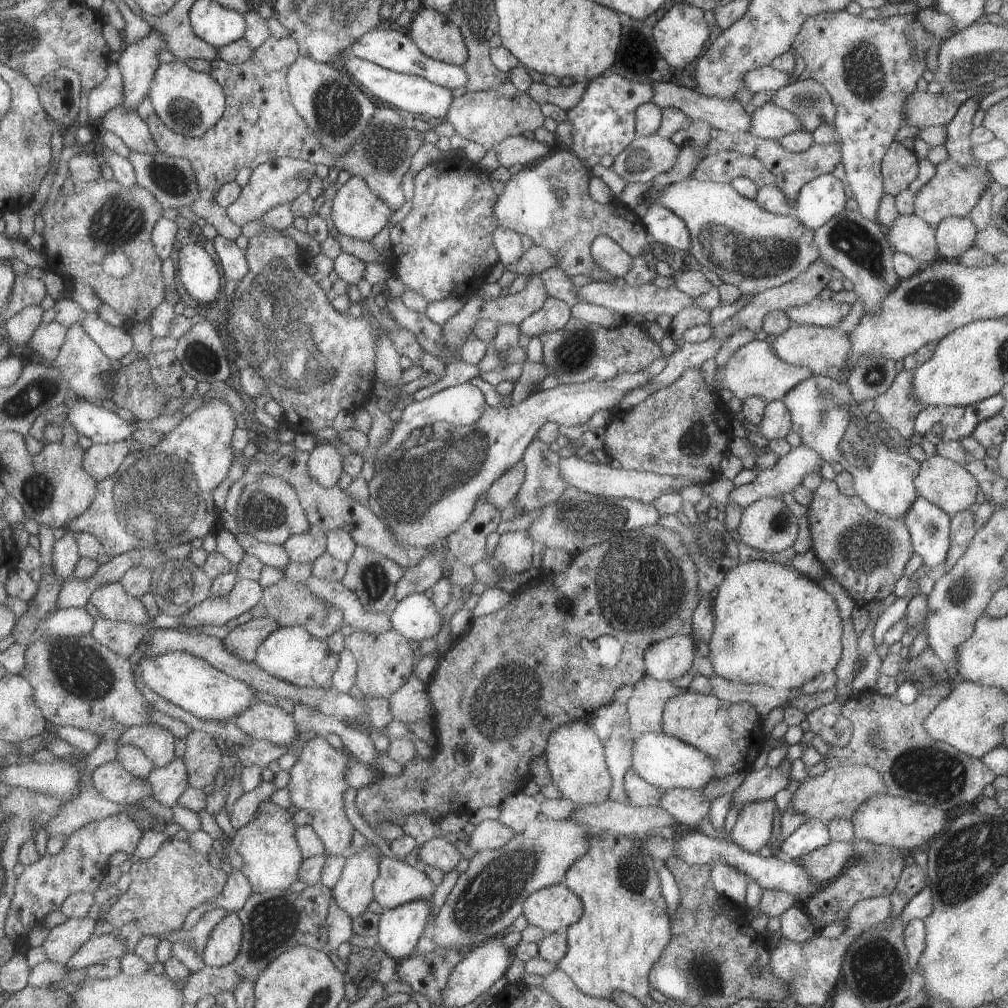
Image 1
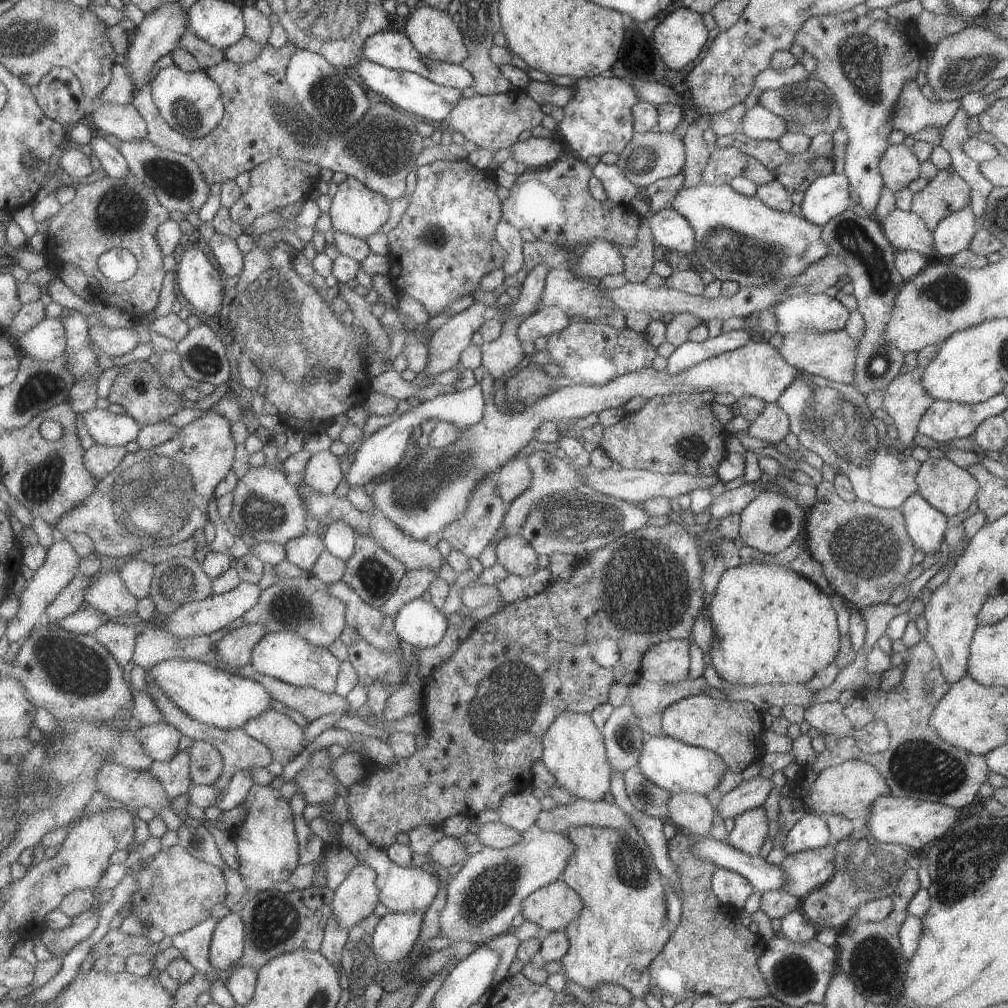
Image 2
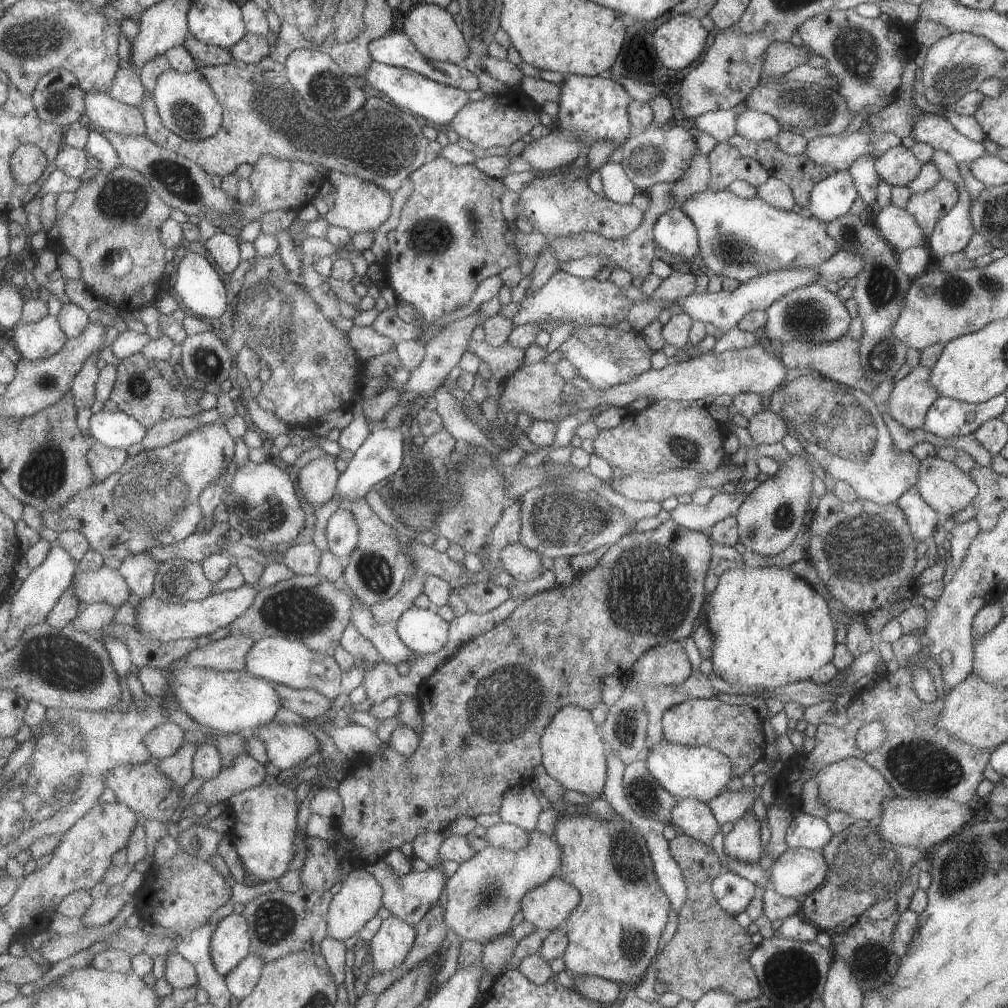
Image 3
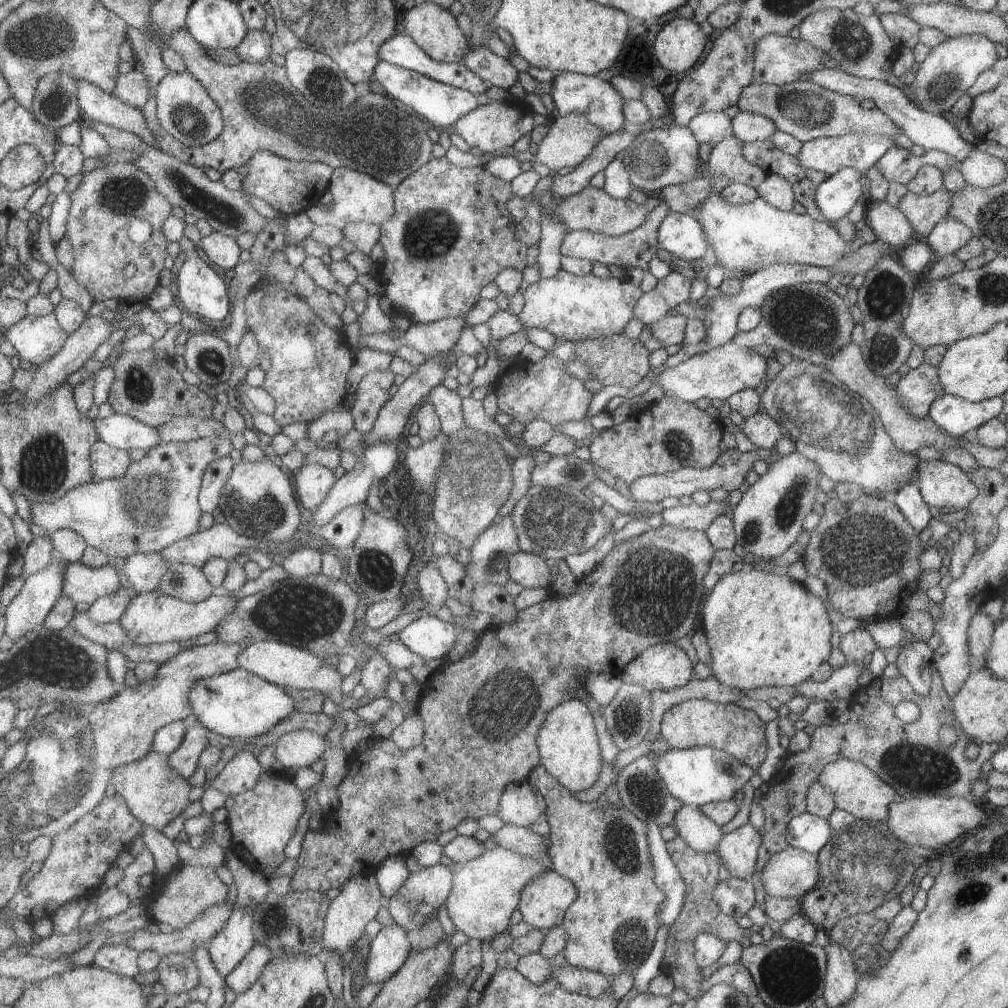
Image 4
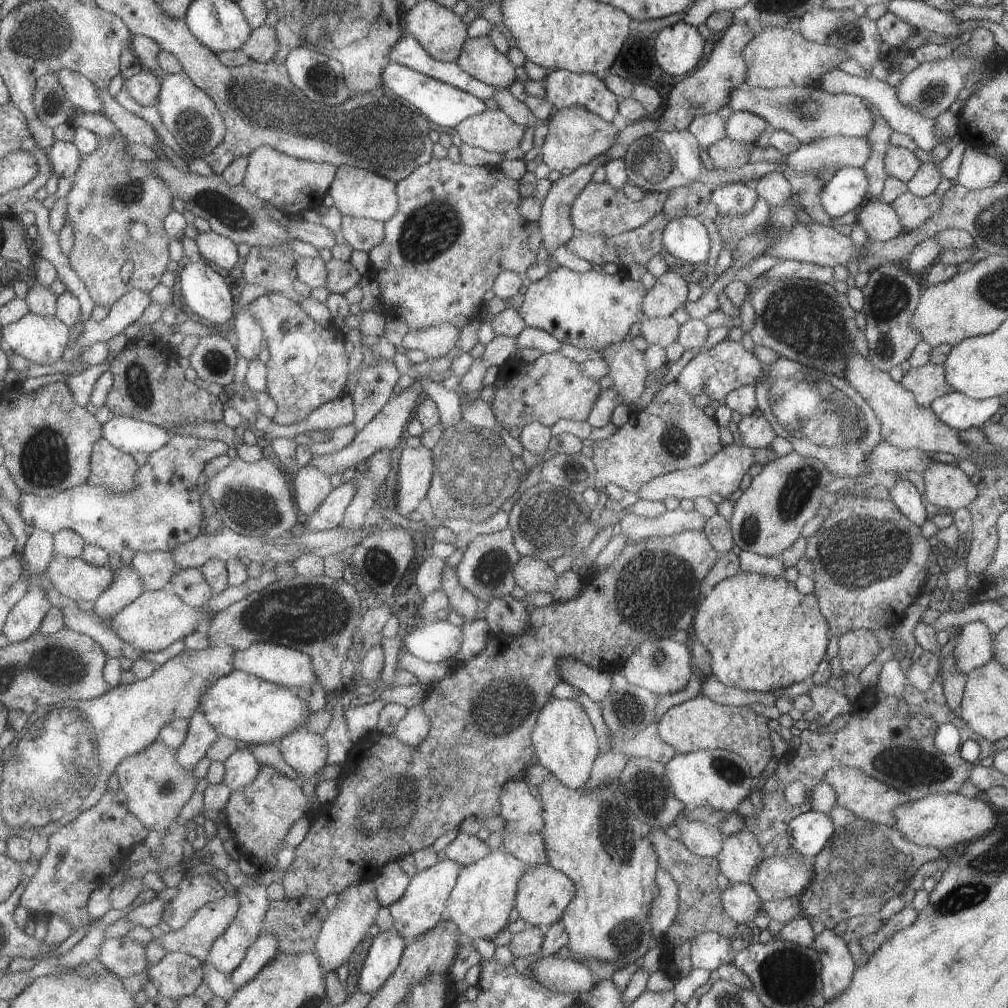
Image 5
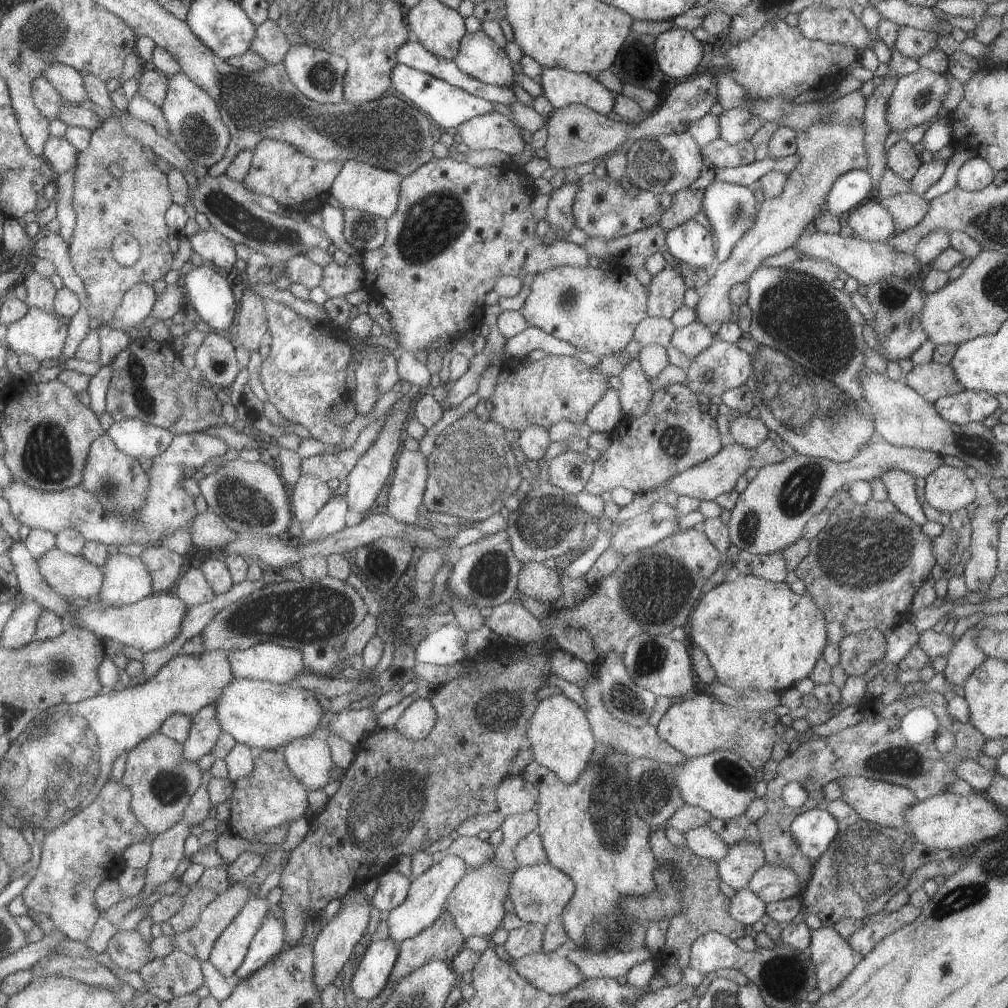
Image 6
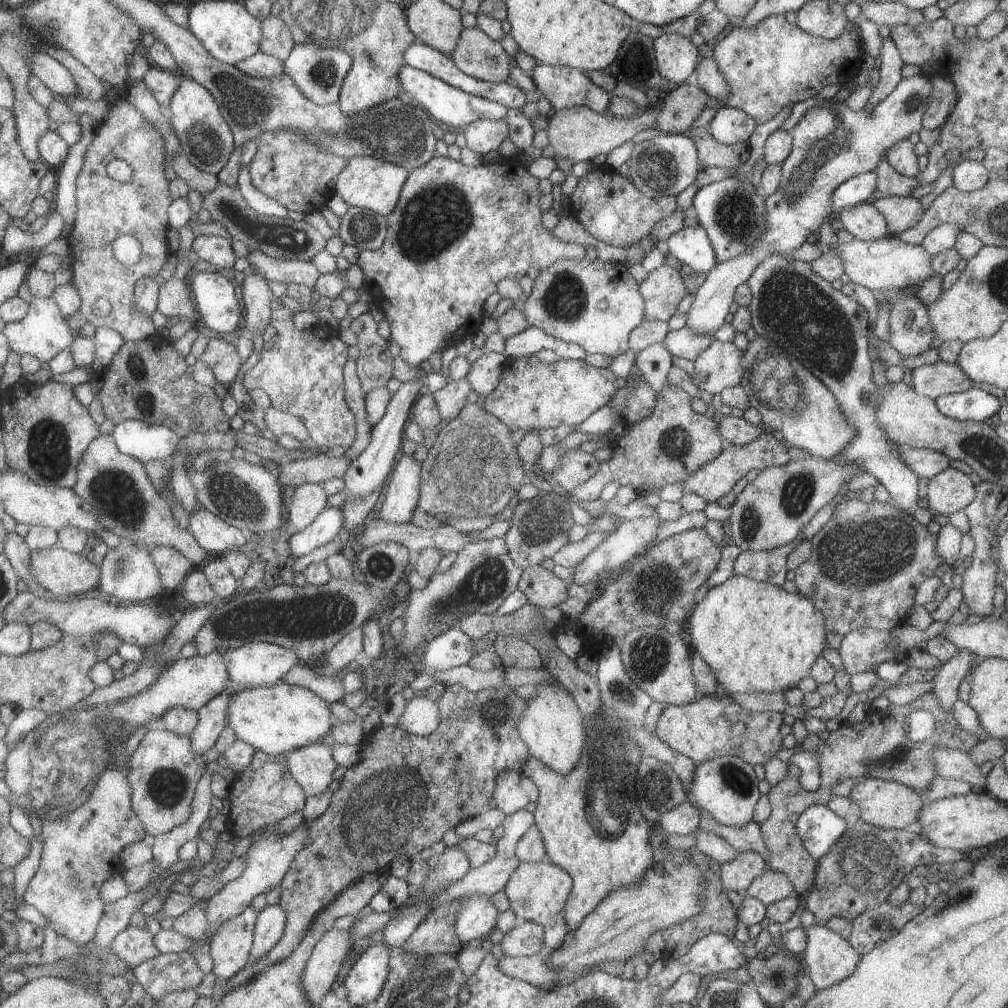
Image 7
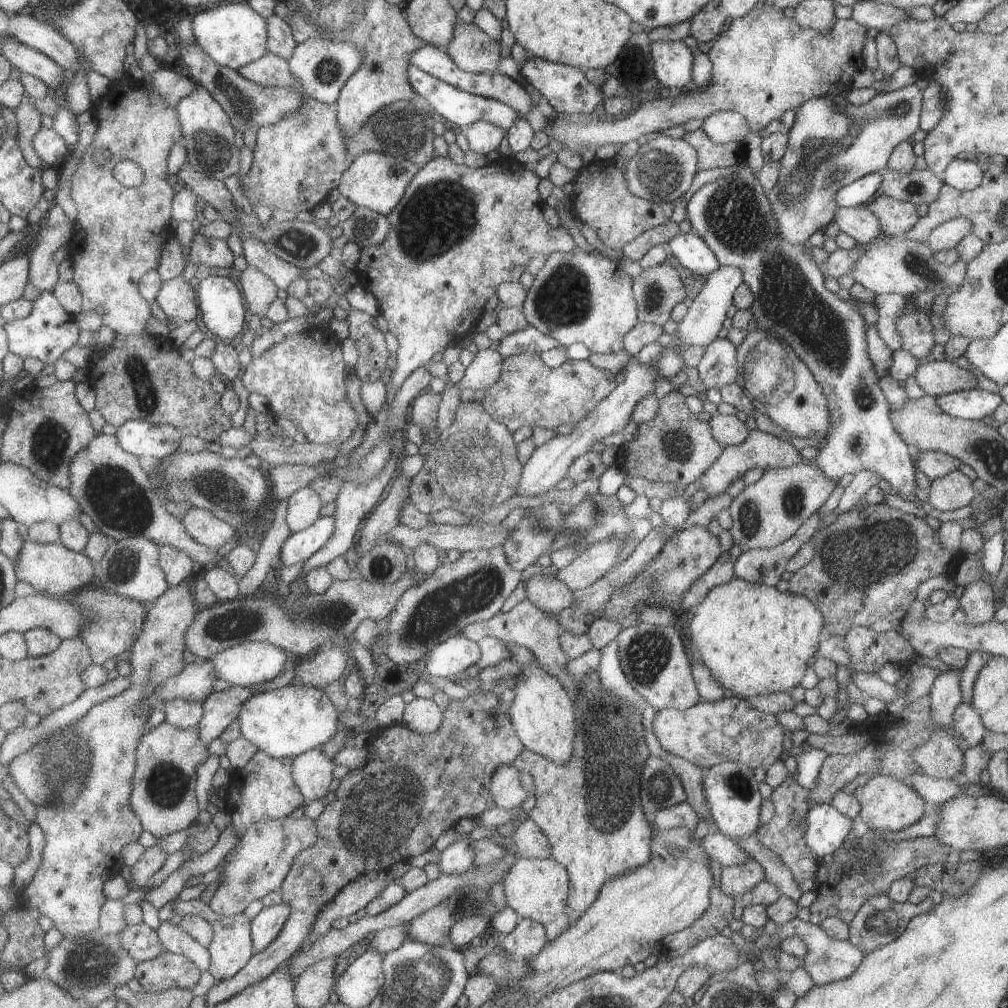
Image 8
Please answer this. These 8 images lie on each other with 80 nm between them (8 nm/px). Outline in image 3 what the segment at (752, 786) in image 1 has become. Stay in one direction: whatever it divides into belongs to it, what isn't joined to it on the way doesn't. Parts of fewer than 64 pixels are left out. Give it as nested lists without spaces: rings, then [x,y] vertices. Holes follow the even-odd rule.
[[[754,786],[749,791],[742,788],[739,792],[721,792],[706,803],[707,808],[720,826],[733,823],[742,818],[747,808],[751,808],[753,801],[759,798],[760,791],[761,786]]]

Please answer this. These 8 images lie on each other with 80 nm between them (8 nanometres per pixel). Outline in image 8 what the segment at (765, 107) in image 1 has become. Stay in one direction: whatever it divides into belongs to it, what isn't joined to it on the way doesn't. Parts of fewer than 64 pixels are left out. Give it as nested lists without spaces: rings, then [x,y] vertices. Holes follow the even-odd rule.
[[[731,111],[714,112],[703,121],[701,130],[715,144],[741,143],[743,136],[749,131],[747,121],[740,114]]]

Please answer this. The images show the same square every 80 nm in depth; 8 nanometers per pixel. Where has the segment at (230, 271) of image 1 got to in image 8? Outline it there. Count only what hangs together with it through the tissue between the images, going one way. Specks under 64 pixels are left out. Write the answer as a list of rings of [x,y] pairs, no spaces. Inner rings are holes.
[[[197,233],[190,250],[191,262],[198,264],[195,277],[200,279],[209,276],[207,268],[232,268],[235,254],[229,250],[226,239],[207,237]]]

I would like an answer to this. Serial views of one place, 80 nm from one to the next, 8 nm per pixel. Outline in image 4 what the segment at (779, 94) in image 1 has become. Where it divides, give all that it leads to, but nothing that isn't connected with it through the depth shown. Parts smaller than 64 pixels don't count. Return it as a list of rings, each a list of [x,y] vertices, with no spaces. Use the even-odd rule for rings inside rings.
[[[803,80],[781,86],[751,83],[743,88],[734,105],[739,111],[761,114],[769,118],[774,122],[777,131],[790,134],[802,143],[819,137],[839,137],[845,133],[887,137],[903,134],[879,108],[863,110],[859,103],[855,97],[841,95],[811,81]]]

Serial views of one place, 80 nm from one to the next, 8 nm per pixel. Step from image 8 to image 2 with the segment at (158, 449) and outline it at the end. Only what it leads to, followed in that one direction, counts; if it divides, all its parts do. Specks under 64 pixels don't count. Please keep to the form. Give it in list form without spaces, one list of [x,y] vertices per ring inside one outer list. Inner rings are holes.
[[[89,410],[85,414],[81,414],[85,426],[89,428],[91,436],[95,438],[96,443],[106,446],[127,446],[129,442],[138,441],[139,434],[141,433],[142,425],[137,422],[133,416],[126,414],[113,414],[111,410]]]

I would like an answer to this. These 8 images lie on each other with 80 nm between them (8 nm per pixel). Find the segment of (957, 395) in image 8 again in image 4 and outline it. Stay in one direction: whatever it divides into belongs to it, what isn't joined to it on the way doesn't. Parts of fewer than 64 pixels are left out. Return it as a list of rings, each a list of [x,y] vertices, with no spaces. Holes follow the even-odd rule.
[[[945,393],[929,405],[927,415],[938,429],[944,430],[951,437],[963,437],[997,416],[1003,403],[1000,396],[972,403]]]

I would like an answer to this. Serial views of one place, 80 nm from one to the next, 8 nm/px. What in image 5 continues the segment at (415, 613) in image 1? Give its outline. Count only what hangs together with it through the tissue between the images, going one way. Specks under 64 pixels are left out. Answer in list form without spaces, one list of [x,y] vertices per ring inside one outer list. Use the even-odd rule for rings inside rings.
[[[425,618],[399,638],[409,653],[428,663],[449,659],[461,648],[462,628],[446,621]]]

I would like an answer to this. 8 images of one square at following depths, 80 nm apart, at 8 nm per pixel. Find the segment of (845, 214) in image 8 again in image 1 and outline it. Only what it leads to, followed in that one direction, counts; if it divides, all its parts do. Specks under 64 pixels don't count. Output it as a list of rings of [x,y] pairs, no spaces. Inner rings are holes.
[[[915,213],[898,214],[885,231],[893,251],[908,254],[923,266],[938,259],[935,229]]]

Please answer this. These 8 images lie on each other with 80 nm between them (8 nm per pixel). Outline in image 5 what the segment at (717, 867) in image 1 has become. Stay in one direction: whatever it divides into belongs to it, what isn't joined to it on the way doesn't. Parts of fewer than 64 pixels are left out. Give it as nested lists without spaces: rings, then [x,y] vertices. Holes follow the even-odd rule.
[[[733,883],[721,892],[720,901],[727,916],[736,923],[751,922],[762,903],[755,890],[747,883]]]

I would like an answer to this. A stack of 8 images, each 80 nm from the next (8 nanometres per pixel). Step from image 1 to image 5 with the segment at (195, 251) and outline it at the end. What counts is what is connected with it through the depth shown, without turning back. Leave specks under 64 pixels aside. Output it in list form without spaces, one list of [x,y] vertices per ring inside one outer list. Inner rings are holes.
[[[203,257],[191,260],[180,272],[180,288],[181,300],[187,308],[188,312],[197,314],[204,318],[211,325],[221,324],[225,326],[225,322],[229,322],[235,317],[235,300],[233,300],[233,292],[231,286],[227,284],[224,276],[218,274],[211,268],[211,264],[207,264]]]

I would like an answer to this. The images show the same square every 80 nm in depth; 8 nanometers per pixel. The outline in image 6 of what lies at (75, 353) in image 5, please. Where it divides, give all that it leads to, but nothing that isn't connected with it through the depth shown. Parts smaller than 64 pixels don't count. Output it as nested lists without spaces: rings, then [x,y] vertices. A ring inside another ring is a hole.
[[[137,283],[118,306],[116,320],[104,326],[115,327],[126,332],[127,329],[137,326],[145,318],[152,316],[157,301],[158,292],[154,285]]]

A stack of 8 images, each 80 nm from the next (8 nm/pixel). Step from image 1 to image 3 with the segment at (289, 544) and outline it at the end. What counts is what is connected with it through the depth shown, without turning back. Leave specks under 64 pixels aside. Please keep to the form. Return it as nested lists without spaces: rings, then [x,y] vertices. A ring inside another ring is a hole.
[[[311,542],[293,544],[284,554],[284,562],[295,575],[318,575],[323,552]]]

